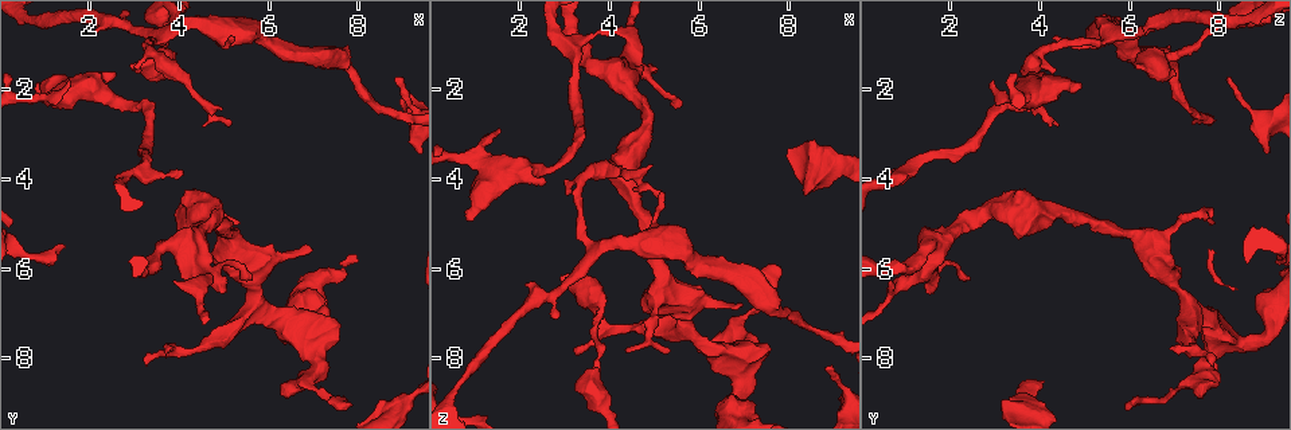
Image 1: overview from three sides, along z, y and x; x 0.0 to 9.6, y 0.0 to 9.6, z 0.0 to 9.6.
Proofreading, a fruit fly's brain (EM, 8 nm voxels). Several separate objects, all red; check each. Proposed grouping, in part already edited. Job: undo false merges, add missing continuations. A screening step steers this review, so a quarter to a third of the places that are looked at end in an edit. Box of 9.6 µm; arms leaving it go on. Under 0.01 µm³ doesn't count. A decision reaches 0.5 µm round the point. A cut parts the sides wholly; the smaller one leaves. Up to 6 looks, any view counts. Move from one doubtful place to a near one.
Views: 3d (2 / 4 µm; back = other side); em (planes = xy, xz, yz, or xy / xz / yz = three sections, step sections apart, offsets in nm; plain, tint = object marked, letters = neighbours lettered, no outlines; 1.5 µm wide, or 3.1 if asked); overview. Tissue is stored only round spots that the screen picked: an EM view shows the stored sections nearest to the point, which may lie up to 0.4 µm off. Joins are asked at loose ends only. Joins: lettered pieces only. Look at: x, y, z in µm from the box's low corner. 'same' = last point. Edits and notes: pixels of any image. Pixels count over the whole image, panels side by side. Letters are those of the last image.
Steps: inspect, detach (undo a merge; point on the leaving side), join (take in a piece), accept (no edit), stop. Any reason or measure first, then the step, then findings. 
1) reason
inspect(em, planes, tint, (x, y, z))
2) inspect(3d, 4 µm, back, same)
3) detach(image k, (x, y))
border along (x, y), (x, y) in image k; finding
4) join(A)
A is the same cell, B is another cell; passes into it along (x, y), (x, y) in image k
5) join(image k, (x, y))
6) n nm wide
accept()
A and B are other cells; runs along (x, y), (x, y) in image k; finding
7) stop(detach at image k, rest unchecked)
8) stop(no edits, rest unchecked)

tapers out
inspect(3d, 4 µm, (5.10, 2.80, 4.40))

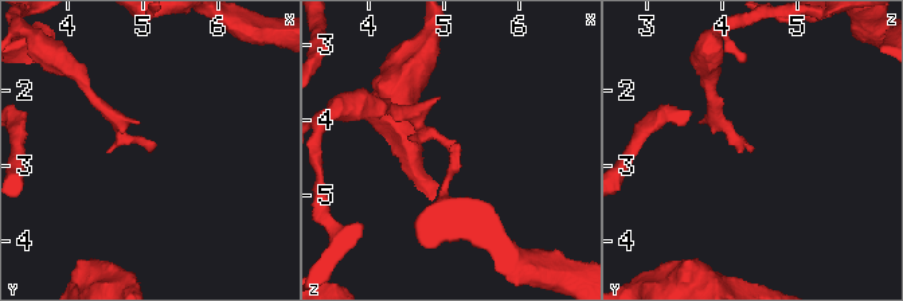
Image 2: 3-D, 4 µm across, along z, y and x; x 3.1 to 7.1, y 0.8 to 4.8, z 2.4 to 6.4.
inspect(em, xz, step 4, letters, (5.20, 2.75, 4.35))

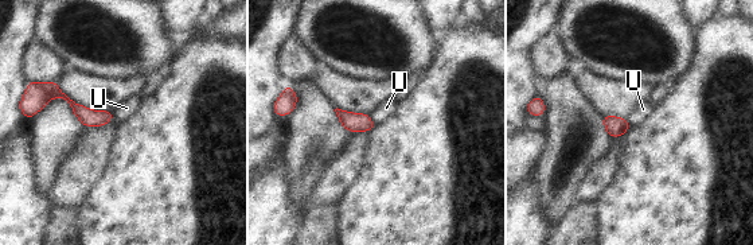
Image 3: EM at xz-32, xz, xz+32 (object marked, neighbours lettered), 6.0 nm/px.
another direction
inspect(em, planes, letters, same)

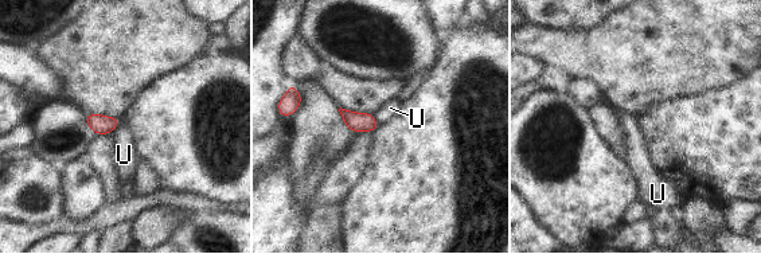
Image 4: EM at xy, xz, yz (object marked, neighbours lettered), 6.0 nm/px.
accept()
U is another cell; border along (120, 118), (120, 122), (110, 132) in image 4; no lettered piece goes on from it

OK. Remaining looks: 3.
thick turns thin
inspect(3d, 4 µm, back, (3.85, 1.35, 6.85))

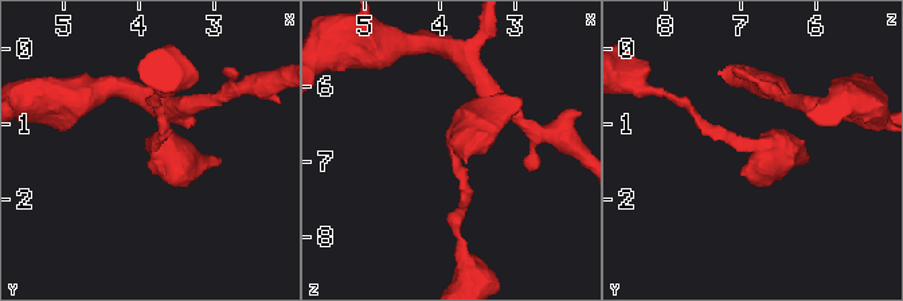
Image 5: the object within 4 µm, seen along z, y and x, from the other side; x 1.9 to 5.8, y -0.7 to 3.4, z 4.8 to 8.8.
need the tissue
inspect(em, yz, step 8, tint, (3.85, 1.35, 6.85))

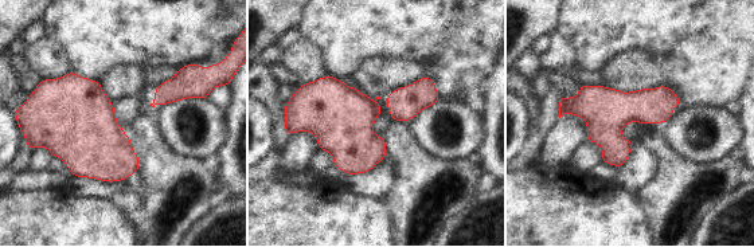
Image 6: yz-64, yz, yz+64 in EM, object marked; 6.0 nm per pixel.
inspect(em, planes, letters, same)

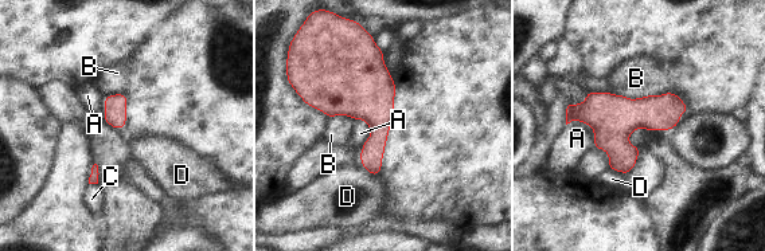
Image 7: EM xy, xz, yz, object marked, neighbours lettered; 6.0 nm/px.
accept()
A, B, C and D are other cells; border along (566, 124), (586, 122), (593, 148) in image 7; continuous, no second neuron

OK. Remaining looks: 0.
stop(no edits, rest unchecked)

